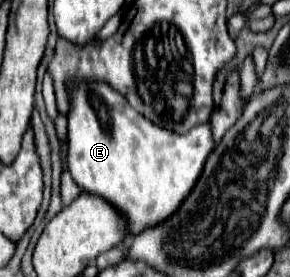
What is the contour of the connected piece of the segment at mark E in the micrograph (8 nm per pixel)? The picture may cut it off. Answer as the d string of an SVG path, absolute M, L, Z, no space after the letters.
M101 82L83 84L71 92L67 130L67 166L73 180L85 194L107 200L125 218L129 236L175 214L215 148L211 124L195 126L187 134L171 134L171 130L151 124L119 92Z

